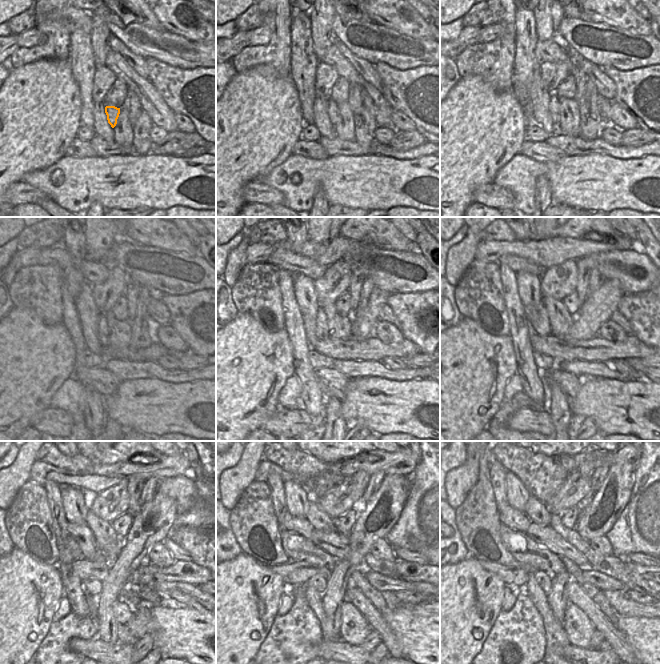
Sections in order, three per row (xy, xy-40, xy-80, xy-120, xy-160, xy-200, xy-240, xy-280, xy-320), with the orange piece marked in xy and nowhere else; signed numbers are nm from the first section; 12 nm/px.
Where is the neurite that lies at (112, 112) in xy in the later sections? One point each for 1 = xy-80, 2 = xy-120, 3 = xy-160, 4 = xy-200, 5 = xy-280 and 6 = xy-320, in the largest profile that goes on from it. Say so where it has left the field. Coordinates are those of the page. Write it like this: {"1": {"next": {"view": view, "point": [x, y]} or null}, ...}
{"1": {"next": {"view": "xy-80", "point": [554, 107]}}, "2": {"next": {"view": "xy-120", "point": [103, 327]}}, "3": {"next": {"view": "xy-160", "point": [322, 332]}}, "4": {"next": {"view": "xy-200", "point": [539, 320]}}, "5": {"next": {"view": "xy-280", "point": [300, 525]}}, "6": {"next": {"view": "xy-320", "point": [512, 518]}}}

